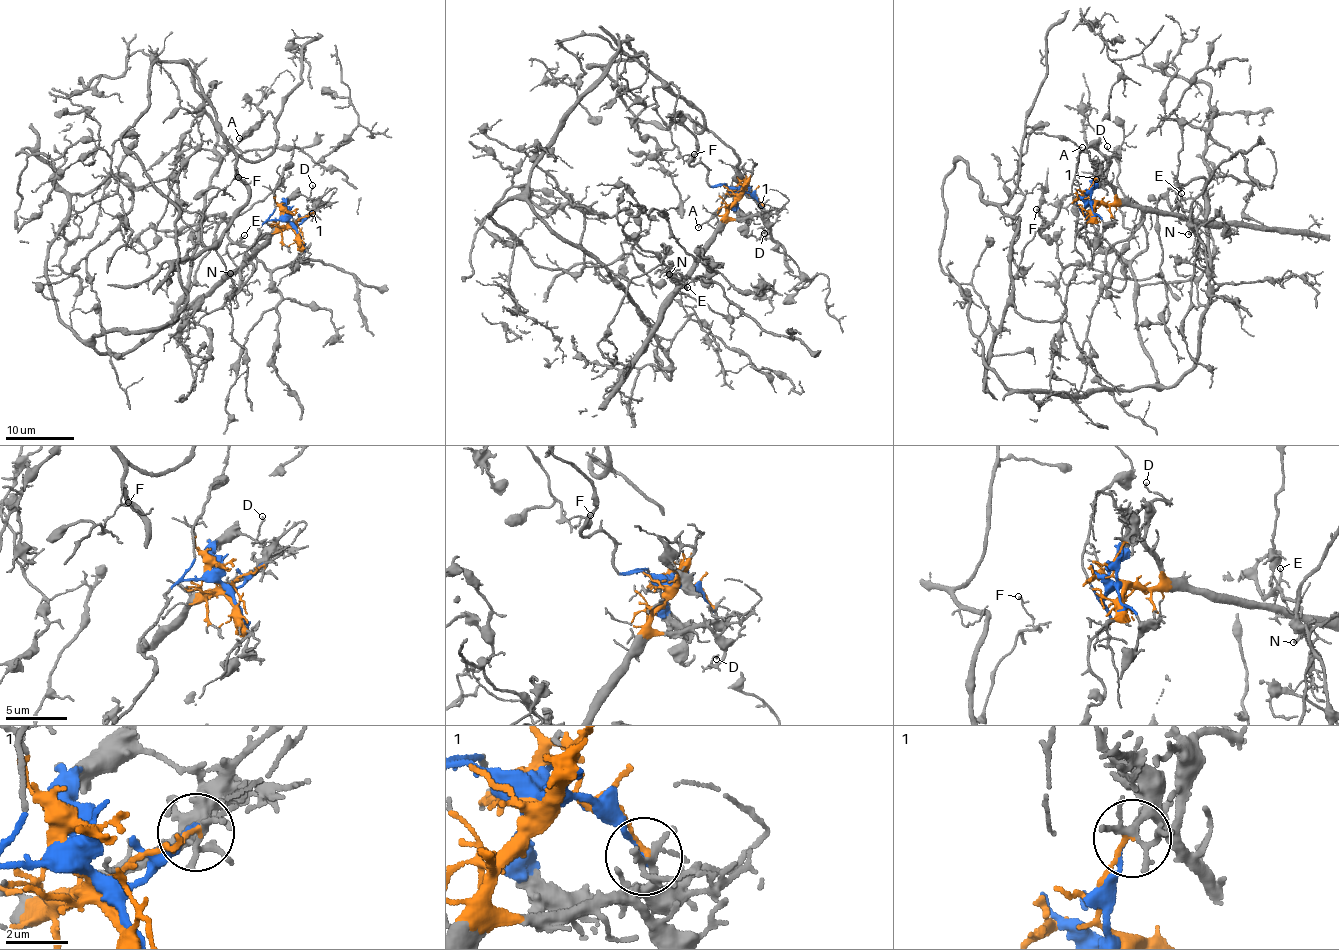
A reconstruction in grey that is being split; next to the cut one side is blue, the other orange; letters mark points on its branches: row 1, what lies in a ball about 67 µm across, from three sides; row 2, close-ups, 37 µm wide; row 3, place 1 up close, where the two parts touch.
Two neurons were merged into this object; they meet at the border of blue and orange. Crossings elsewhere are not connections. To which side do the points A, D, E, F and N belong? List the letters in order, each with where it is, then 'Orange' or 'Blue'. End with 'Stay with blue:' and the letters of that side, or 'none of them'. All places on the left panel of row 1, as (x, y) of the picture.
A: Place: (239, 138). Blue
D: Place: (312, 185). Orange
E: Place: (244, 235). Orange
F: Place: (238, 177). Blue
N: Place: (230, 273). Orange
Stay with blue: A, F

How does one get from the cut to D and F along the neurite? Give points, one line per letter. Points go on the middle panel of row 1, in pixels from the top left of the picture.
D: (738, 193), (756, 194), (768, 229), (760, 238), (764, 233)
F: (738, 193), (690, 166), (696, 138), (674, 119), (679, 90), (652, 87), (680, 156), (695, 154)

